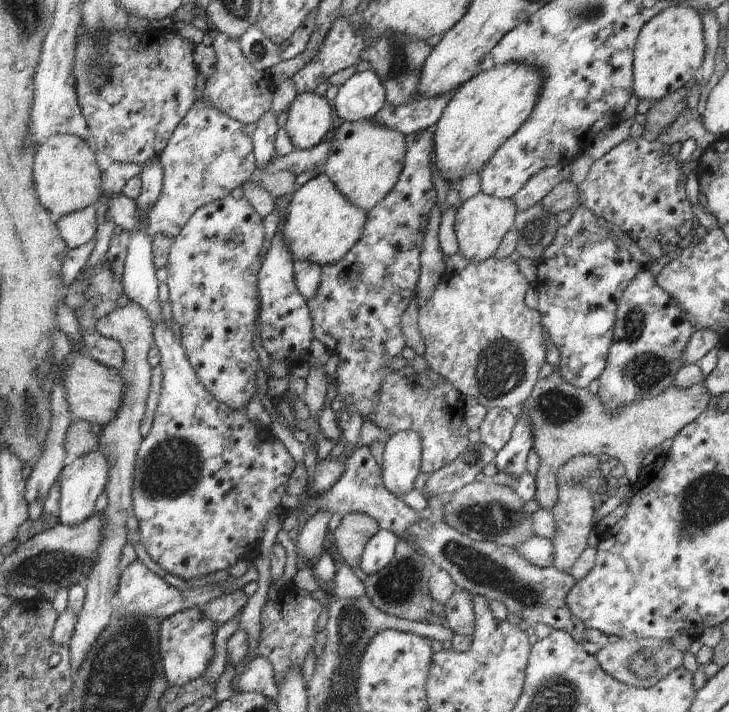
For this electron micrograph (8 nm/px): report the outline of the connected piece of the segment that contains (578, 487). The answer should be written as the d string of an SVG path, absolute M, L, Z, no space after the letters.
M582 455L571 458L565 462L557 472L557 496L555 505L551 508L557 534L554 537L554 562L553 567L571 575L574 562L580 558L580 554L587 548L586 540L588 534L594 529L594 505L592 502L592 492L586 488L585 478L593 477L598 470L598 459L594 455Z

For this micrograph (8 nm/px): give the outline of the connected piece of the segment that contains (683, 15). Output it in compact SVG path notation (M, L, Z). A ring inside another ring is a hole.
M684 3L670 5L639 32L633 52L633 94L640 100L660 100L700 76L705 57L702 17Z

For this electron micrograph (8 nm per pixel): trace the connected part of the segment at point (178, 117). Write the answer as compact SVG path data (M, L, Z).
M170 24L153 25L141 35L132 33L129 28L110 34L110 40L104 47L94 47L77 39L76 79L77 101L85 122L96 138L97 152L104 152L114 163L143 165L158 160L159 154L166 148L174 129L186 116L189 108L196 102L197 68L193 59L195 45L182 38Z

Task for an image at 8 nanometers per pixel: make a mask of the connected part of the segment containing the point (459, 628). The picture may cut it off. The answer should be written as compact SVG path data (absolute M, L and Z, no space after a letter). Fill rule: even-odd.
M456 588L450 600L444 605L443 610L447 618L446 625L456 635L473 636L475 614L471 594L468 591Z

